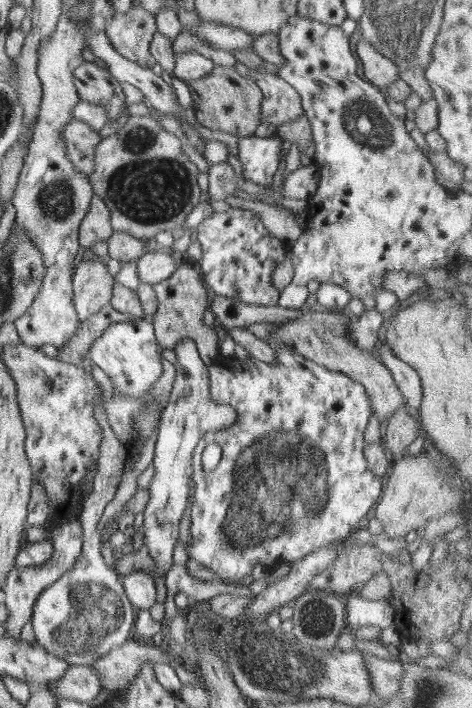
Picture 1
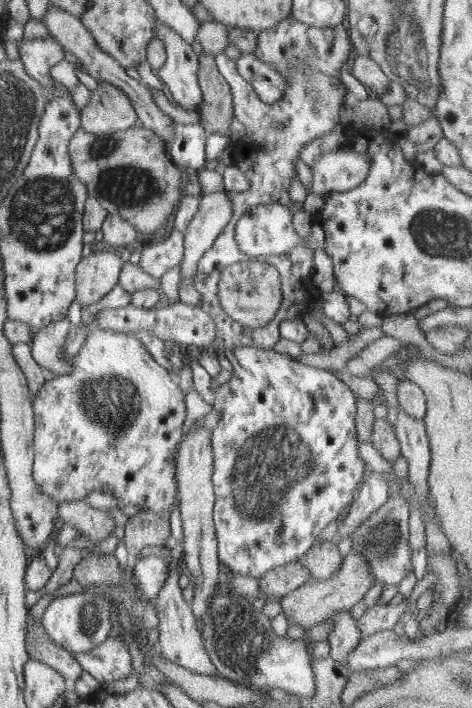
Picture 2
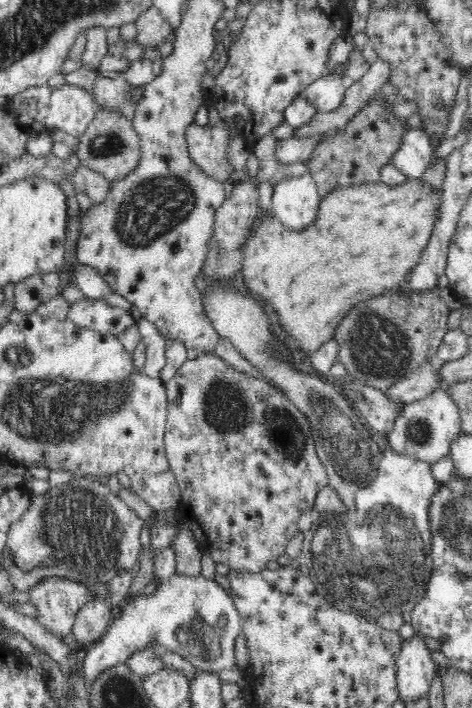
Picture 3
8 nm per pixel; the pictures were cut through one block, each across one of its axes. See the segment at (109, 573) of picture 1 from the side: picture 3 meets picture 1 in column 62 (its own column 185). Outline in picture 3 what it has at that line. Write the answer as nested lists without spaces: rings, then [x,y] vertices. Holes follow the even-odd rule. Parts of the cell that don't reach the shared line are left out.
[[[174,573],[161,583],[153,594],[136,595],[127,599],[117,609],[114,620],[104,636],[87,646],[81,653],[80,675],[89,686],[100,673],[117,665],[124,665],[134,652],[150,648],[152,644],[162,645],[170,652],[179,654],[187,662],[193,664],[198,671],[219,673],[222,670],[234,668],[236,665],[234,644],[236,644],[236,637],[242,631],[241,617],[235,607],[232,595],[226,592],[219,583],[214,579],[204,577],[202,574],[192,577],[182,573]]]

